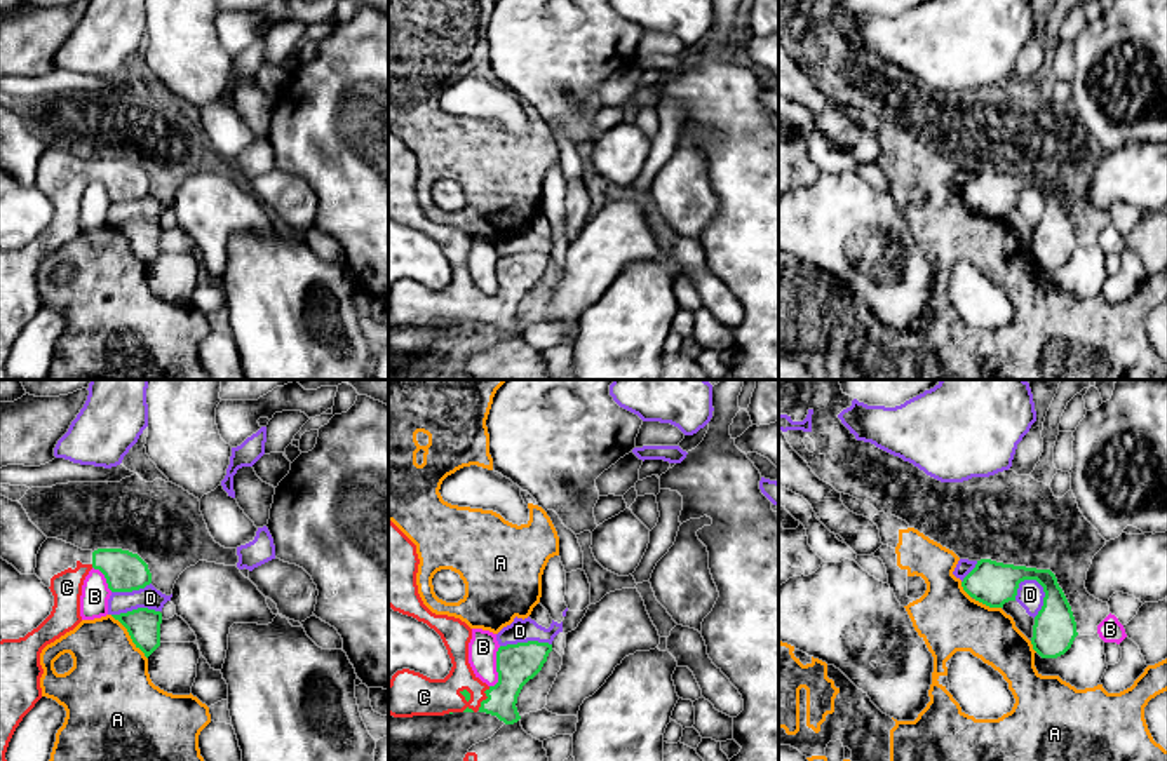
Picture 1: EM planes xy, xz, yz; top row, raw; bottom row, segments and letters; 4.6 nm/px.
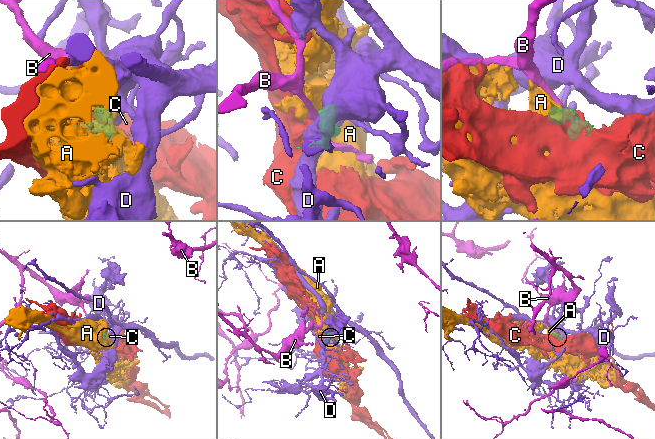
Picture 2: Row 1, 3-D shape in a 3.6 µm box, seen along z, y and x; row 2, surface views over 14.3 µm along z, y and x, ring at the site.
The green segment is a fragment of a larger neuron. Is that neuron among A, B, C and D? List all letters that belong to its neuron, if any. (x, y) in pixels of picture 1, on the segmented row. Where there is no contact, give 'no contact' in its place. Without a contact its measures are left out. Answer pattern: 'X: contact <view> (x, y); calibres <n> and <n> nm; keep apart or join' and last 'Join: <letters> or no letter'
A: contact xy (129, 634); calibres 160 and 380 nm; keep apart
B: contact xz (497, 667); calibres 190 and 140 nm; keep apart
C: contact xz (486, 699); calibres 190 and 180 nm; join
D: contact yz (1045, 594); calibres 200 and 130 nm; keep apart
Join: C

